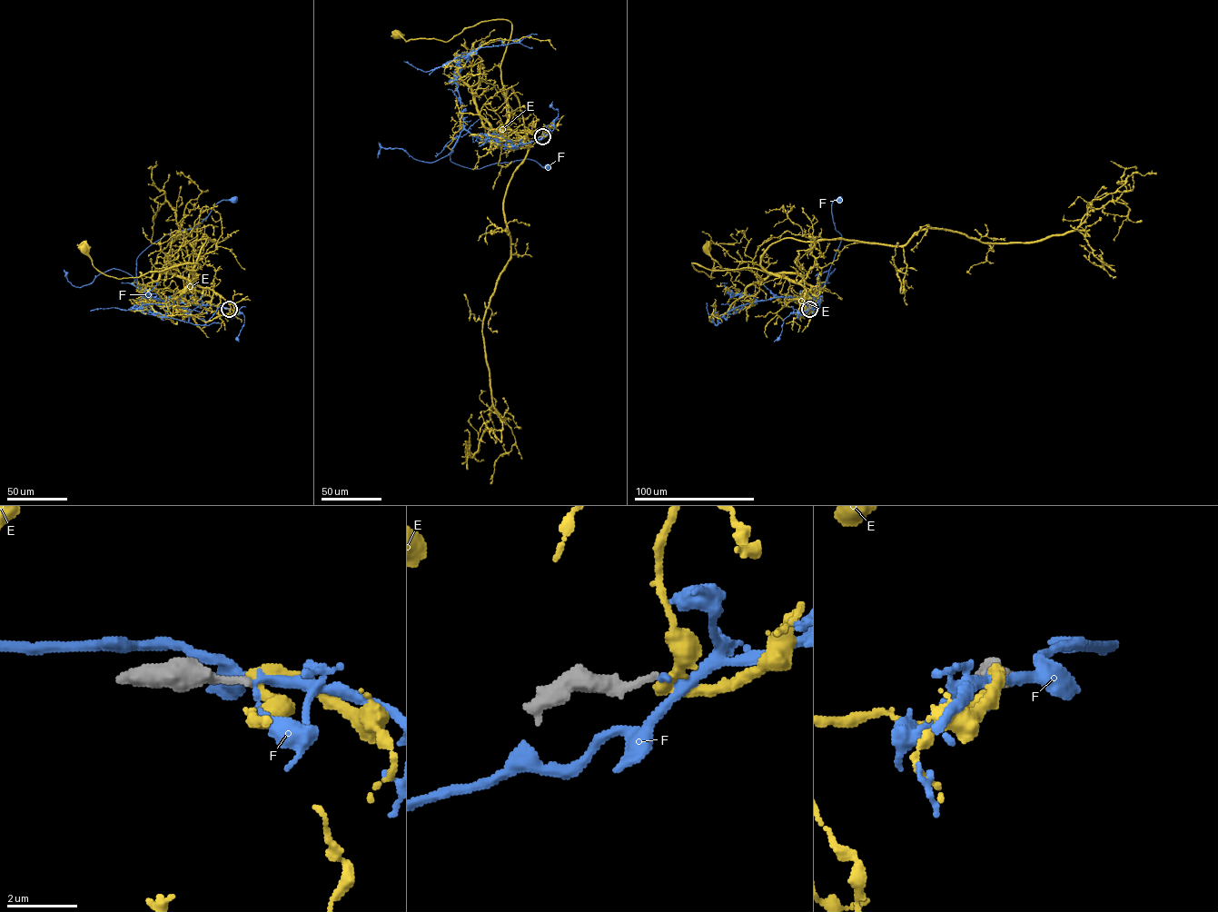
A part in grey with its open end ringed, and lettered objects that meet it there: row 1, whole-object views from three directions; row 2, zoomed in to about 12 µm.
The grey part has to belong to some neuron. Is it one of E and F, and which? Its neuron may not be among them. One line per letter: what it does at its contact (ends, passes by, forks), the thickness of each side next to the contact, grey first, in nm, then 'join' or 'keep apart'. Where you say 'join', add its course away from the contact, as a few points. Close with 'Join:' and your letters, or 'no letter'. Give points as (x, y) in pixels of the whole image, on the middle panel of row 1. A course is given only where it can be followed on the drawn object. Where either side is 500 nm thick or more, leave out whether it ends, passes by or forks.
E: it passes by; calibres 220 and 320 nm; keep apart
F: it passes by; calibres 200 and 220 nm; join; course (542, 136), (528, 143), (495, 143), (463, 130), (450, 160), (479, 169), (529, 159), (548, 168)
Join: F

